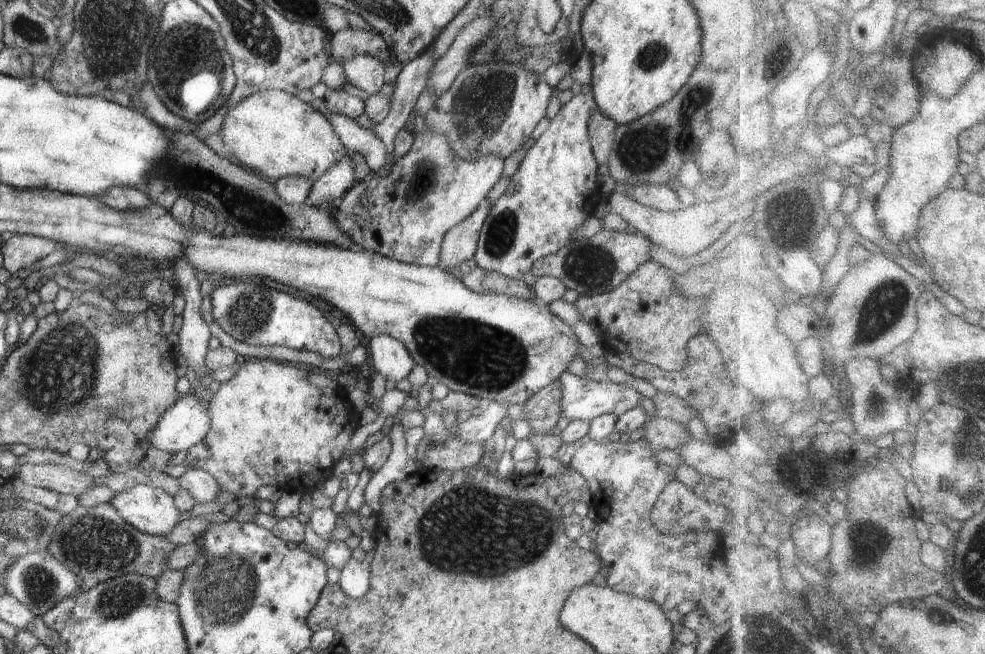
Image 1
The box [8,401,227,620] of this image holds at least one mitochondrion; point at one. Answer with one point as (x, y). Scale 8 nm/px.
(101, 547)

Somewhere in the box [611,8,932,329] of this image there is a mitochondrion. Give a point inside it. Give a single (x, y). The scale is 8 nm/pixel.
(642, 149)

